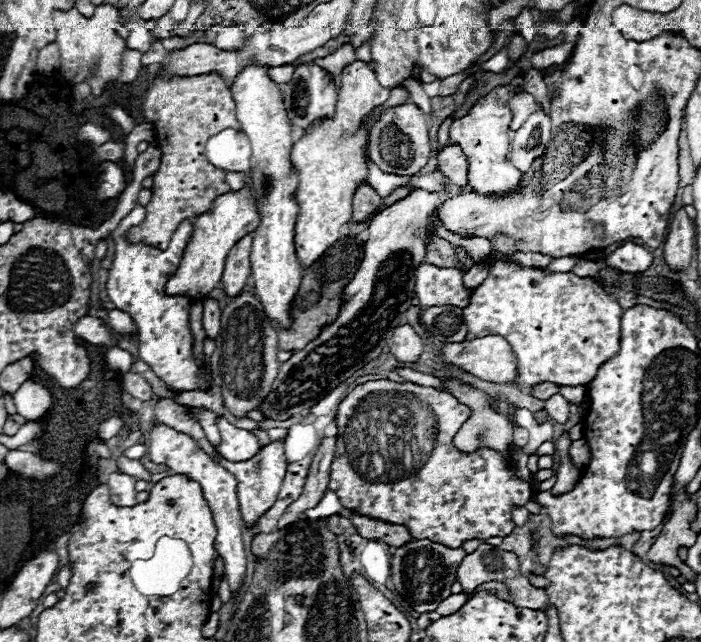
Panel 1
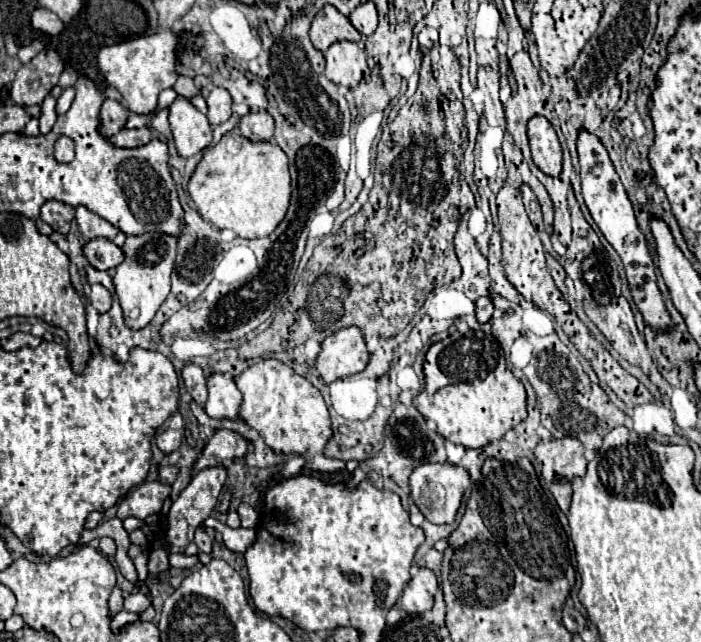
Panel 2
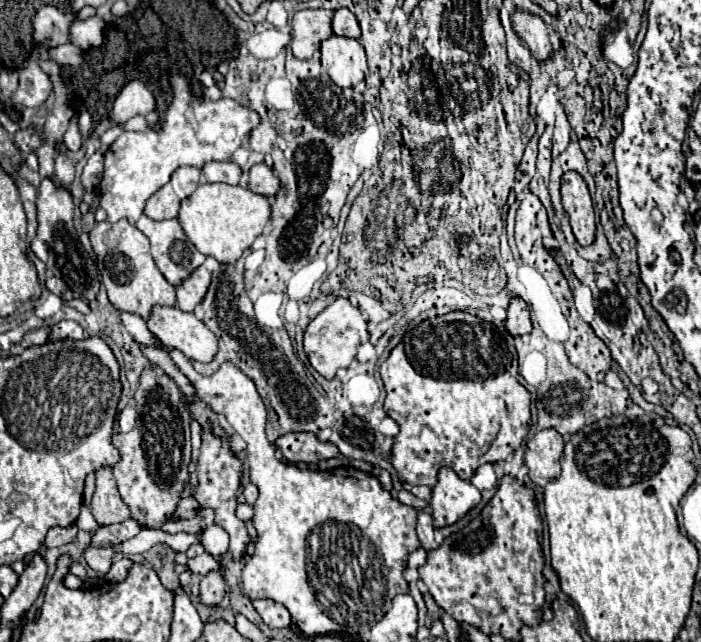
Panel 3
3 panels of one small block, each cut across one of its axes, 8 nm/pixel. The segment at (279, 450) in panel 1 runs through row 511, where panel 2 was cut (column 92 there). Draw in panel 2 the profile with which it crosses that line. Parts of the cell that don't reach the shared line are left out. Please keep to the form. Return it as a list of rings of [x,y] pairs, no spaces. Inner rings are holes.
[[[94,238],[94,240],[86,242],[84,256],[86,256],[88,264],[94,266],[96,270],[112,270],[124,260],[122,250],[106,238]]]

